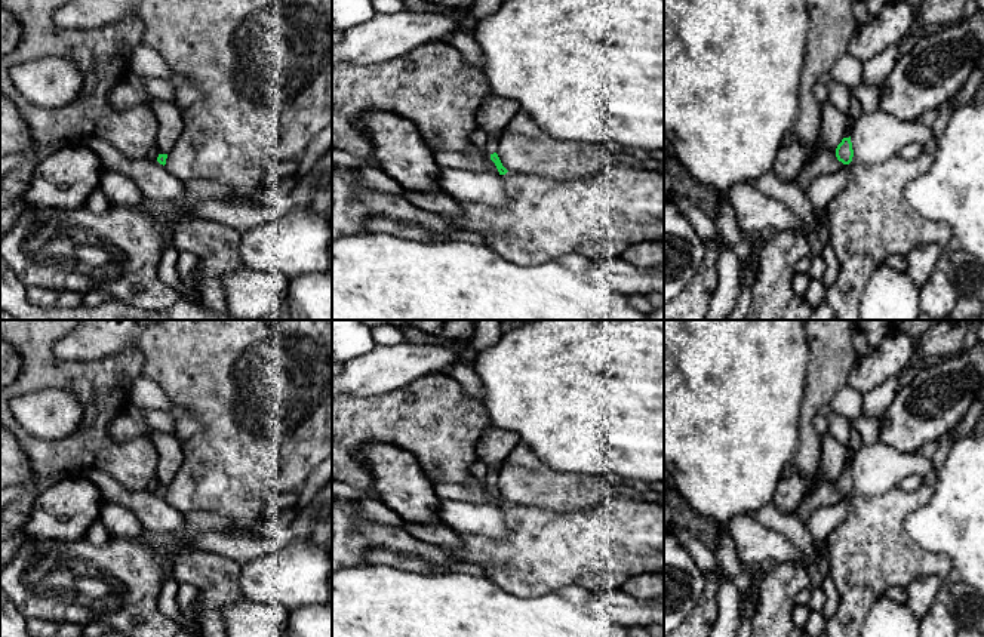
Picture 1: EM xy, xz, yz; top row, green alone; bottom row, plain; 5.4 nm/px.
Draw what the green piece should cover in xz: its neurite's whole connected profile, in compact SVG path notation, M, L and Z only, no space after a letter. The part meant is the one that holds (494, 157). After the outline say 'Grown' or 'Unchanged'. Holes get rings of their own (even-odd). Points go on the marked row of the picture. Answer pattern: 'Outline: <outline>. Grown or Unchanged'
Outline: M488 136L486 151L491 154L491 160L495 163L499 175L505 175L508 170L502 166L502 163L496 154L498 141L499 139L496 136Z. Grown

